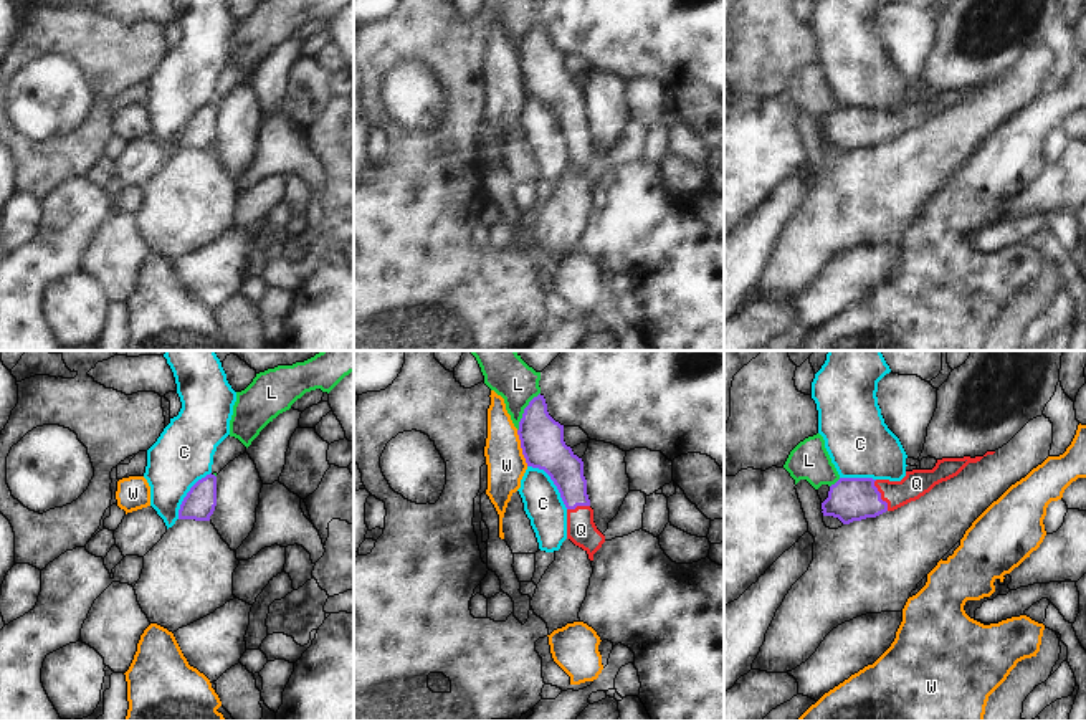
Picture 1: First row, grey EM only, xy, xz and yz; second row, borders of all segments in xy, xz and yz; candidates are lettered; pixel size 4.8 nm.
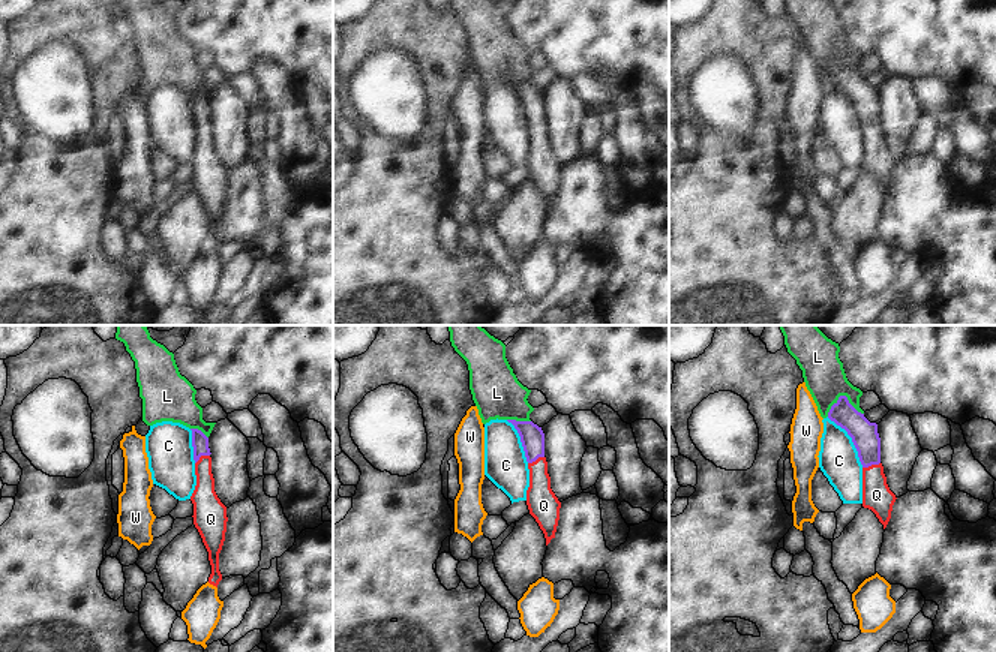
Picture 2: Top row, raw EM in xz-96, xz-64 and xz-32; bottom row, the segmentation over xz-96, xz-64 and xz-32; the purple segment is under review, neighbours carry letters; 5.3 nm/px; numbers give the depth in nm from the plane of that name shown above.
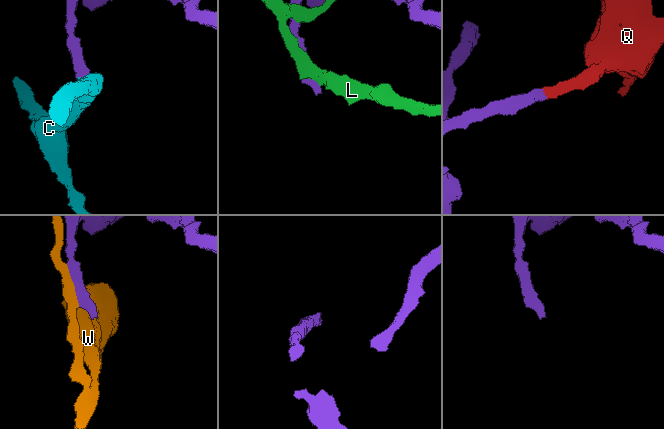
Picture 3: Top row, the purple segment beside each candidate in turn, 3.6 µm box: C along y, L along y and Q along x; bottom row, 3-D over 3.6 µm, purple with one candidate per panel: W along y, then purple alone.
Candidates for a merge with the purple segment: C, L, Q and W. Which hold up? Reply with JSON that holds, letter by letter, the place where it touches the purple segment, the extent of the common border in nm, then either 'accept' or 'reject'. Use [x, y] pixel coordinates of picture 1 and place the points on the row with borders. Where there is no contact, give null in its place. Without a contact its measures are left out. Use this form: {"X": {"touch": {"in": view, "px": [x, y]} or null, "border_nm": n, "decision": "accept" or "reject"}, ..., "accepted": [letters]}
{"C": {"touch": {"in": "xz", "px": [552, 480]}, "border_nm": 300, "decision": "reject"}, "L": {"touch": {"in": "xz", "px": [524, 412]}, "border_nm": 220, "decision": "reject"}, "Q": {"touch": {"in": "yz", "px": [880, 495]}, "border_nm": 170, "decision": "accept"}, "W": {"touch": {"in": "xz", "px": [521, 447]}, "border_nm": 190, "decision": "reject"}, "accepted": ["Q"]}

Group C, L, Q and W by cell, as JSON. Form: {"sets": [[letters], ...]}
{"sets": [["C"], ["L"], ["Q"], ["W"]]}

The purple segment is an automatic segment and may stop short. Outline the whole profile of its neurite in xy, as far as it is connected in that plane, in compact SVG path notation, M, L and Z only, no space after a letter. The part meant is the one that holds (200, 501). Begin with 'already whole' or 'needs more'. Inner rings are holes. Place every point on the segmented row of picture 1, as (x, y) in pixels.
already whole; M207 475L198 480L183 498L179 519L210 521L217 506L217 476Z

